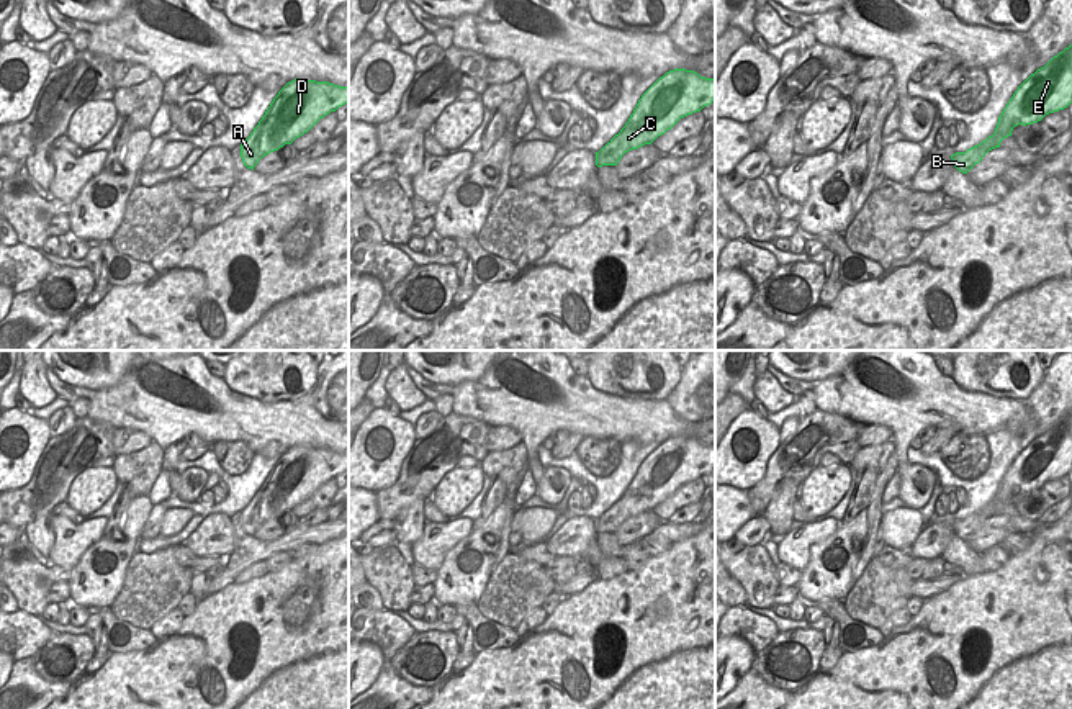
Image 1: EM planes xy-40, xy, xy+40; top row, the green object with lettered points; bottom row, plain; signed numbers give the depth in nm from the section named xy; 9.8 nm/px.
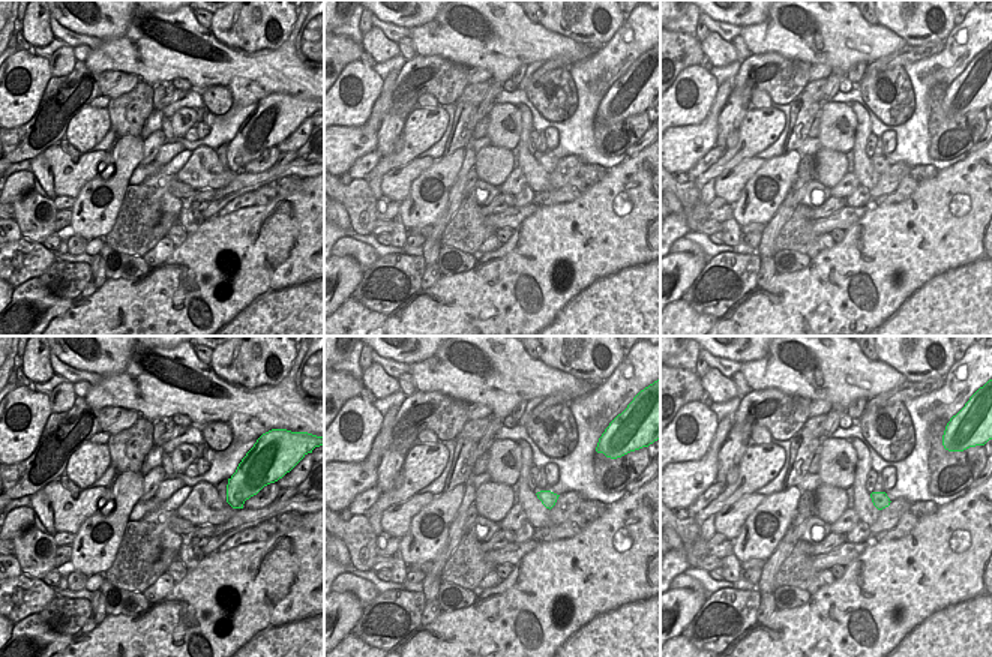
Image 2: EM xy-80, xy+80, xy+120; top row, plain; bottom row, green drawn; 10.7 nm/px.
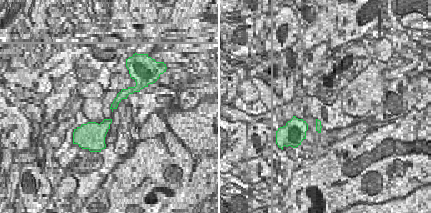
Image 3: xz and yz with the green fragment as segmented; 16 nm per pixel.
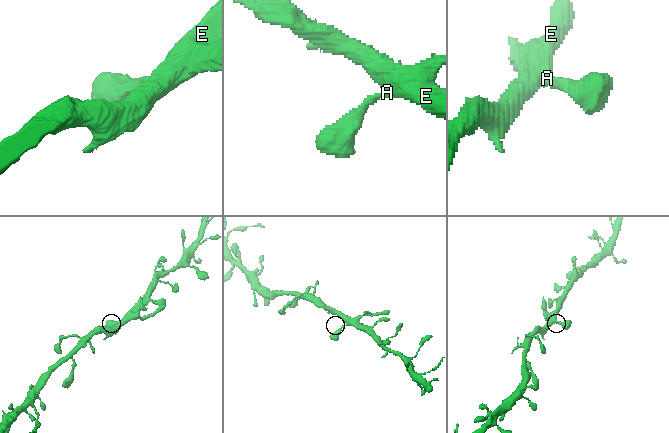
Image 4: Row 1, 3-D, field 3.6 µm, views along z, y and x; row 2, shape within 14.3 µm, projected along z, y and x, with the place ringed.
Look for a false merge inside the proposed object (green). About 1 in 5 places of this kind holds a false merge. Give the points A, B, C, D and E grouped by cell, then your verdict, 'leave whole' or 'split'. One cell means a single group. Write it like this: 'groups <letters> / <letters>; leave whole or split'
groups A B C D E; leave whole

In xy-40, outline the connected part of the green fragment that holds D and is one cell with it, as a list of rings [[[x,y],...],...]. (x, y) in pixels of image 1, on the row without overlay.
[[[295,445],[273,465],[250,503],[241,511],[247,535],[308,499],[321,485],[349,470],[349,454]]]

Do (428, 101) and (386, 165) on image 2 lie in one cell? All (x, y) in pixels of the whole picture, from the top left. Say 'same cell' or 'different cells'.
different cells

